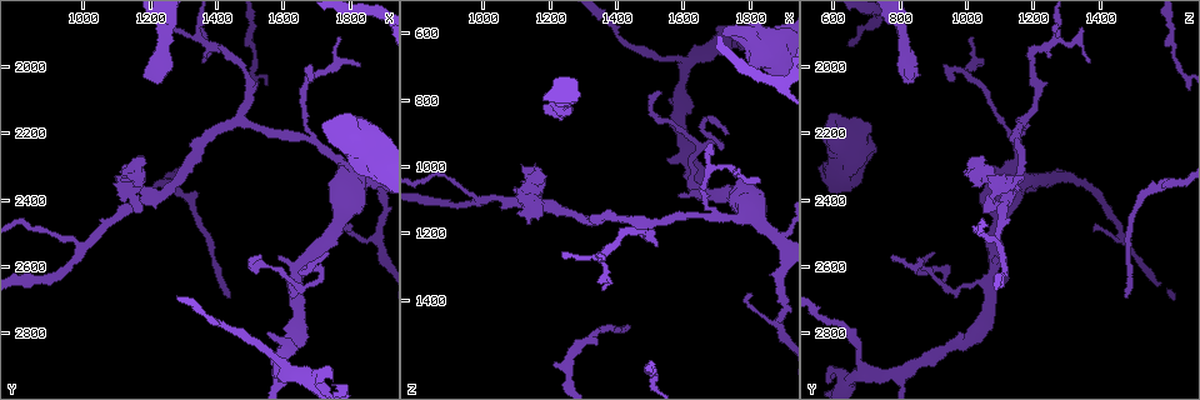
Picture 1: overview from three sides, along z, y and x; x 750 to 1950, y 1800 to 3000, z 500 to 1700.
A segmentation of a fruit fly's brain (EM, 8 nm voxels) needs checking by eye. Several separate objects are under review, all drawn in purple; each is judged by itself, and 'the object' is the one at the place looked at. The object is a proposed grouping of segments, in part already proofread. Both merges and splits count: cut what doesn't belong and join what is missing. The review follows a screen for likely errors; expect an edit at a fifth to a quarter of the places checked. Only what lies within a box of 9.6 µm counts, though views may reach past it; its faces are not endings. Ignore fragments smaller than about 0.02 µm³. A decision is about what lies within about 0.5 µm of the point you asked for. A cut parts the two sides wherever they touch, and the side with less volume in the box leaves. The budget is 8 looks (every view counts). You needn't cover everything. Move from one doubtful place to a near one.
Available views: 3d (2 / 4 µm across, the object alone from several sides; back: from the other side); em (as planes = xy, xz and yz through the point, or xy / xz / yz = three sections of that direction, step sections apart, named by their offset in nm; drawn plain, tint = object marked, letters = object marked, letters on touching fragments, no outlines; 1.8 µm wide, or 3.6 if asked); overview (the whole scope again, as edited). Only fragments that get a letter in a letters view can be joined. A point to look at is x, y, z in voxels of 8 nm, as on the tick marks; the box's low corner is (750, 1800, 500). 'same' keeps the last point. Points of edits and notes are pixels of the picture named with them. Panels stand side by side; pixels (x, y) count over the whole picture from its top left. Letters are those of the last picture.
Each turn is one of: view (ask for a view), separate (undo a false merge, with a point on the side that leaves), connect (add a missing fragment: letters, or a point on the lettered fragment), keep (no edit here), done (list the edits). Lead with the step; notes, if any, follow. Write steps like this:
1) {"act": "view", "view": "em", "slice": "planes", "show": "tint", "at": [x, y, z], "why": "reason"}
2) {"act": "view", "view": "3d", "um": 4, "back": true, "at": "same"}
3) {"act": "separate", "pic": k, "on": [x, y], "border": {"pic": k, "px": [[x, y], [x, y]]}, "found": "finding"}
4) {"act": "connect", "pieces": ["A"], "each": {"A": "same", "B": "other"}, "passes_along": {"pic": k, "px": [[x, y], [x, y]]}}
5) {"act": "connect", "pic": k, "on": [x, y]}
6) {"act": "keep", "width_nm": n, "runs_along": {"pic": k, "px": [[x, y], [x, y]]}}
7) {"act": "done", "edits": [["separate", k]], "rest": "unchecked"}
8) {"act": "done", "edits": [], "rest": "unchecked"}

{"act": "view", "view": "em", "slice": "xz", "step": 8, "show": "letters", "at": [1810, 2480, 1380], "why": "free end"}

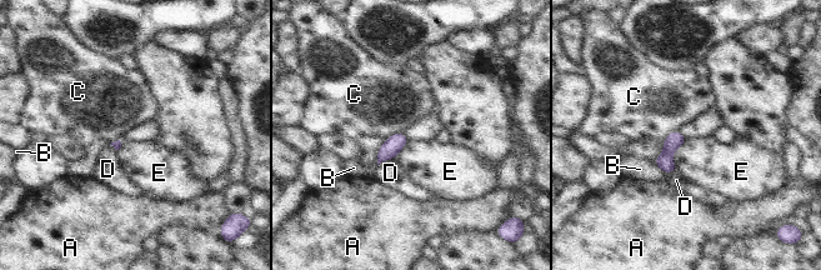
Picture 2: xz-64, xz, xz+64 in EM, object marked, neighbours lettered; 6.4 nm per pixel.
{"act": "view", "view": "em", "slice": "yz", "step": 4, "show": "letters", "at": "same", "why": "cut it another way"}

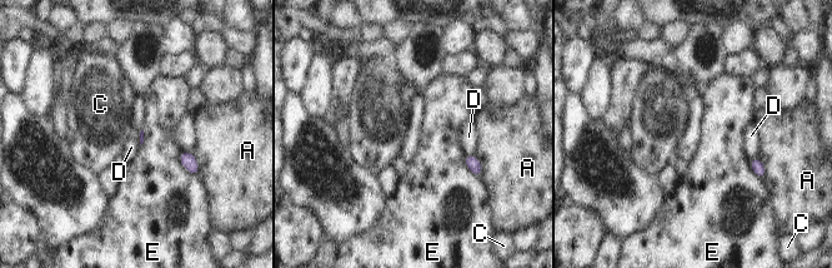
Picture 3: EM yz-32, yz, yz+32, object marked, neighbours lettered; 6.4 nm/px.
{"act": "keep", "longest_contact_nm": ["E", 190], "each": {"A": "other", "C": "other", "D": "other", "E": "other"}, "found": "none of them fits"}

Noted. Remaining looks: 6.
{"act": "view", "view": "em", "slice": "xz", "step": 16, "show": "tint", "at": [1000, 2540, 1090], "why": "arms part here"}

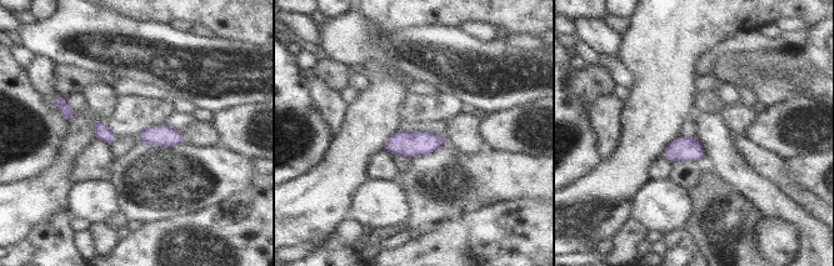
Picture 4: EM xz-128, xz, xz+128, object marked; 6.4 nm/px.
{"act": "view", "view": "em", "slice": "planes", "show": "letters", "at": "same"}

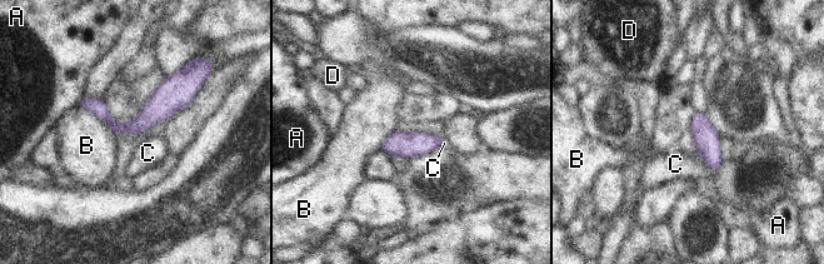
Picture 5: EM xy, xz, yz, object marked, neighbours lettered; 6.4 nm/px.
{"act": "keep", "each": {"A": "other", "B": "other", "C": "other", "D": "other"}, "border": {"pic": 5, "px": [[698, 153], [714, 173]]}, "found": "one neuron here"}

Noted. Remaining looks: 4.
{"act": "view", "view": "3d", "um": 4, "at": [1440, 2700, 1480], "why": "long arm stops here"}

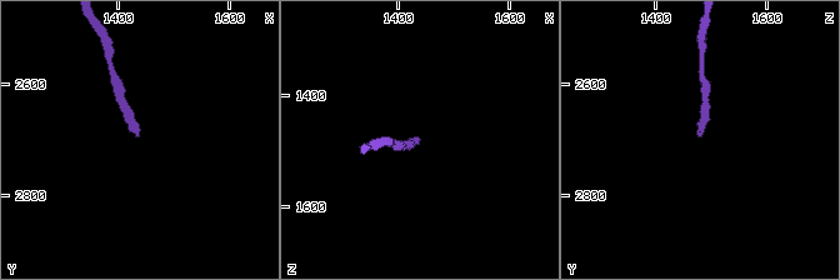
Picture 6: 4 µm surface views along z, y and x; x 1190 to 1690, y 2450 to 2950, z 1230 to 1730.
{"act": "view", "view": "em", "slice": "xz", "step": 8, "show": "letters", "at": [1435, 2700, 1485]}

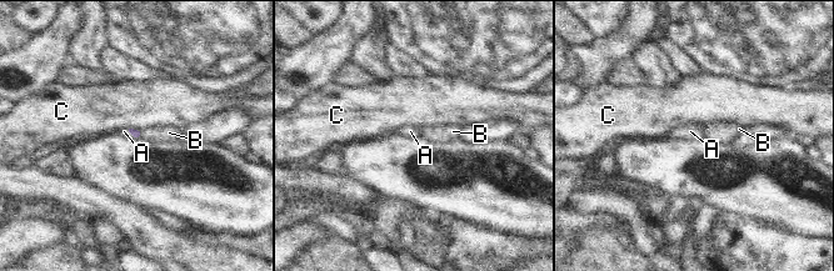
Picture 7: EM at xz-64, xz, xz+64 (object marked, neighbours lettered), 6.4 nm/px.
{"act": "view", "view": "em", "slice": "planes", "show": "letters", "at": "same", "why": "another direction"}

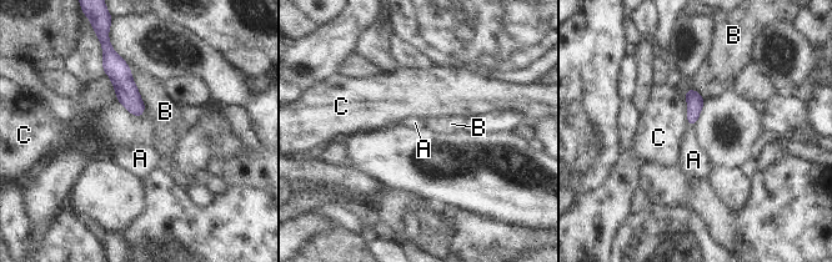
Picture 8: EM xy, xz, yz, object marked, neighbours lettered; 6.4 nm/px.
{"act": "connect", "pieces": ["A"], "width_nm": 100, "each": {"A": "same", "B": "other", "C": "other"}, "passes_along": {"pic": 8, "px": [[695, 102], [692, 125], [693, 160]]}, "found": "the neuron continues"}

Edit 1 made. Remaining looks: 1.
{"act": "done", "edits": [["connect", 8]], "rest": "unchecked"}

